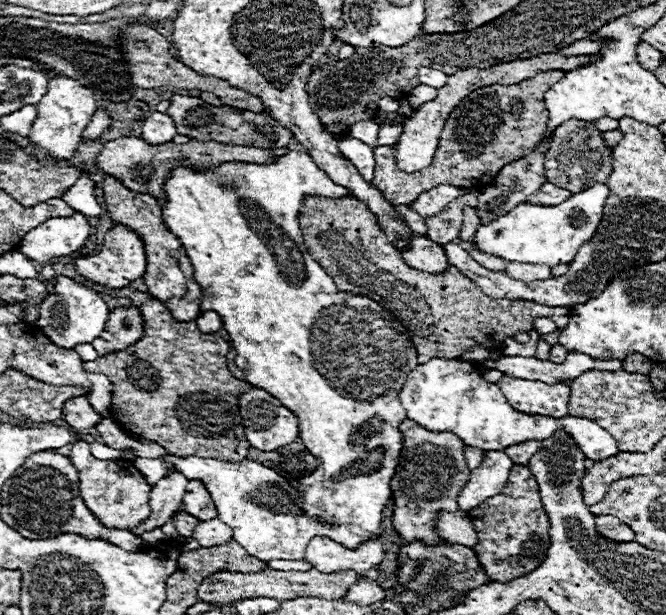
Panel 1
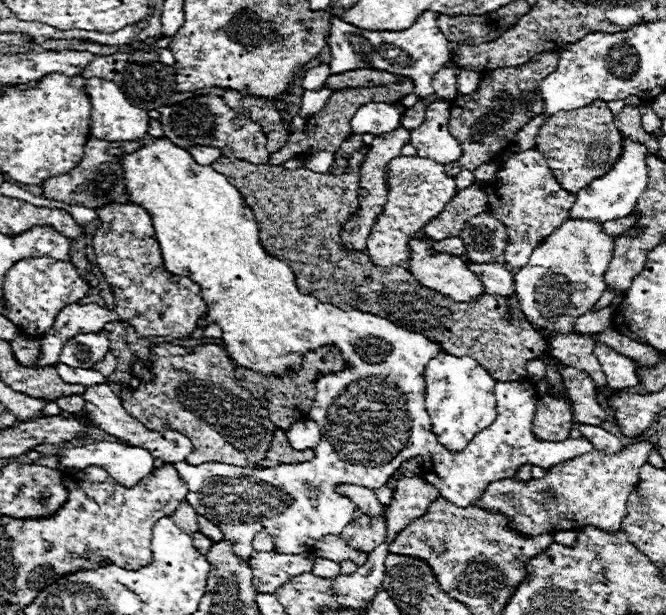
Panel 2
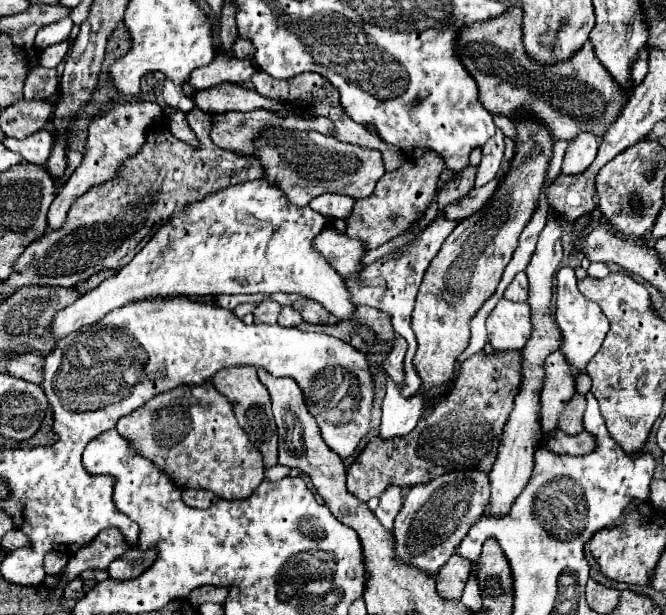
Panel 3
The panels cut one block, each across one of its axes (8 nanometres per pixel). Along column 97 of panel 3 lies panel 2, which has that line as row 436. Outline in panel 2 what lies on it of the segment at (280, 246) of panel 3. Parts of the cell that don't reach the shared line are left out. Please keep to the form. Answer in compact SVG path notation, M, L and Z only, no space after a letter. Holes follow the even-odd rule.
M304 420L304 422L294 422L290 426L290 430L286 432L288 436L288 442L296 448L296 450L306 450L306 448L316 448L322 434L320 434L320 428L316 422L312 420Z

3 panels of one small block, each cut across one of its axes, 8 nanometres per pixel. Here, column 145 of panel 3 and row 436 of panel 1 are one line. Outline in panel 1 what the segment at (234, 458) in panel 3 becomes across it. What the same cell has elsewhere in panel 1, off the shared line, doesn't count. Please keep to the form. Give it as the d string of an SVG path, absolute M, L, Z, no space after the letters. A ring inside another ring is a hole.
M408 418L400 424L400 432L404 434L404 452L400 454L396 474L390 482L394 496L392 526L404 540L436 544L442 540L434 528L438 510L458 510L458 494L468 482L470 470L464 458L466 444L460 442L456 434L430 432Z

